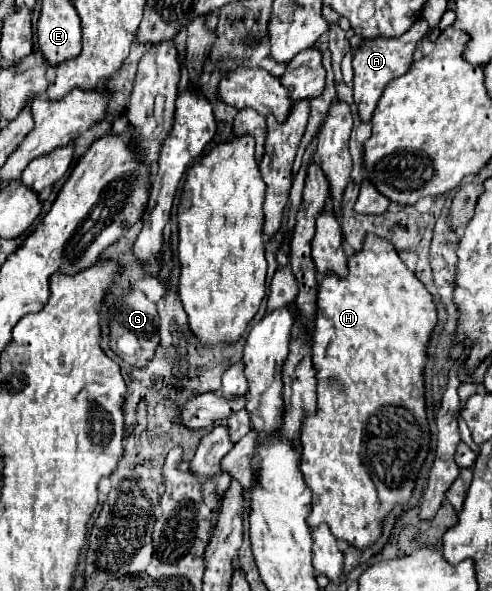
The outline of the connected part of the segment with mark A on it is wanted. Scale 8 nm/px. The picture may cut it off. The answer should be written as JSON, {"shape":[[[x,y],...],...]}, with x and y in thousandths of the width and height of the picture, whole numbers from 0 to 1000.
{"shape":[[[866,34],[841,37],[841,44],[821,54],[809,64],[764,64],[764,68],[740,68],[740,74],[720,91],[720,173],[728,179],[728,193],[736,206],[752,206],[764,173],[772,169],[785,142],[817,125],[825,125],[841,105],[841,85],[850,71],[870,58],[874,44]]]}

